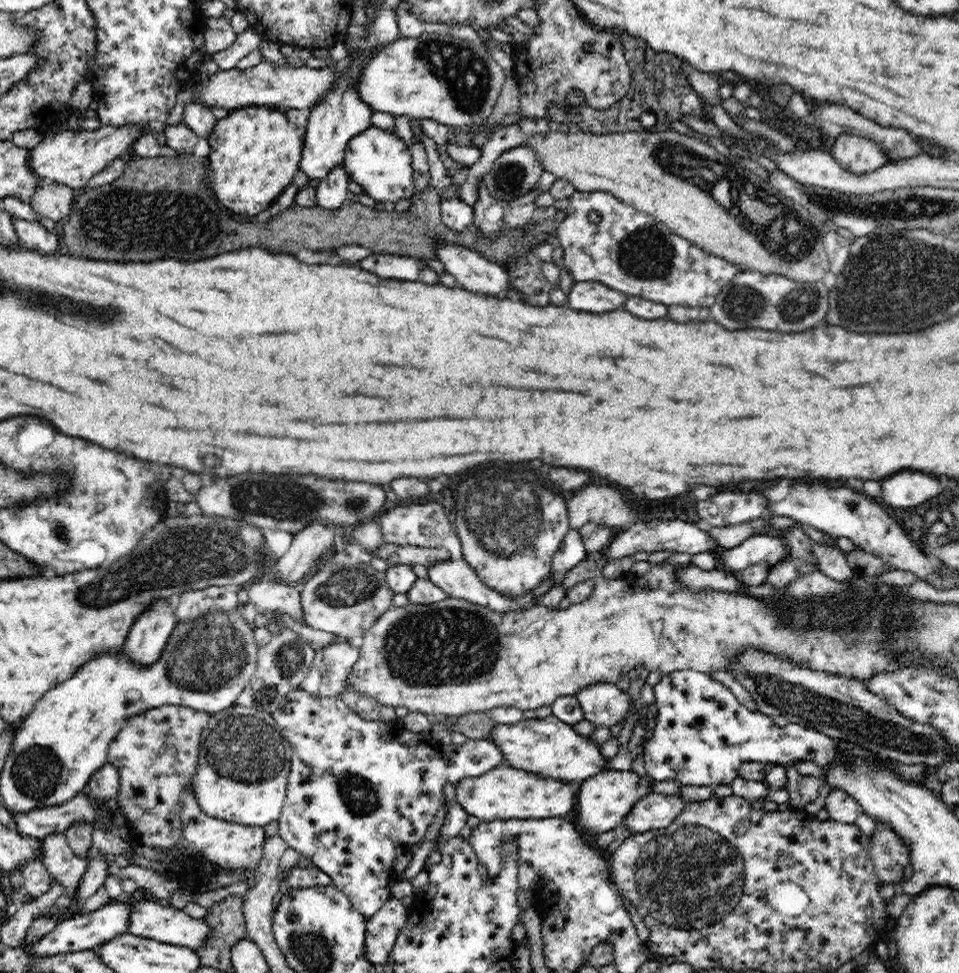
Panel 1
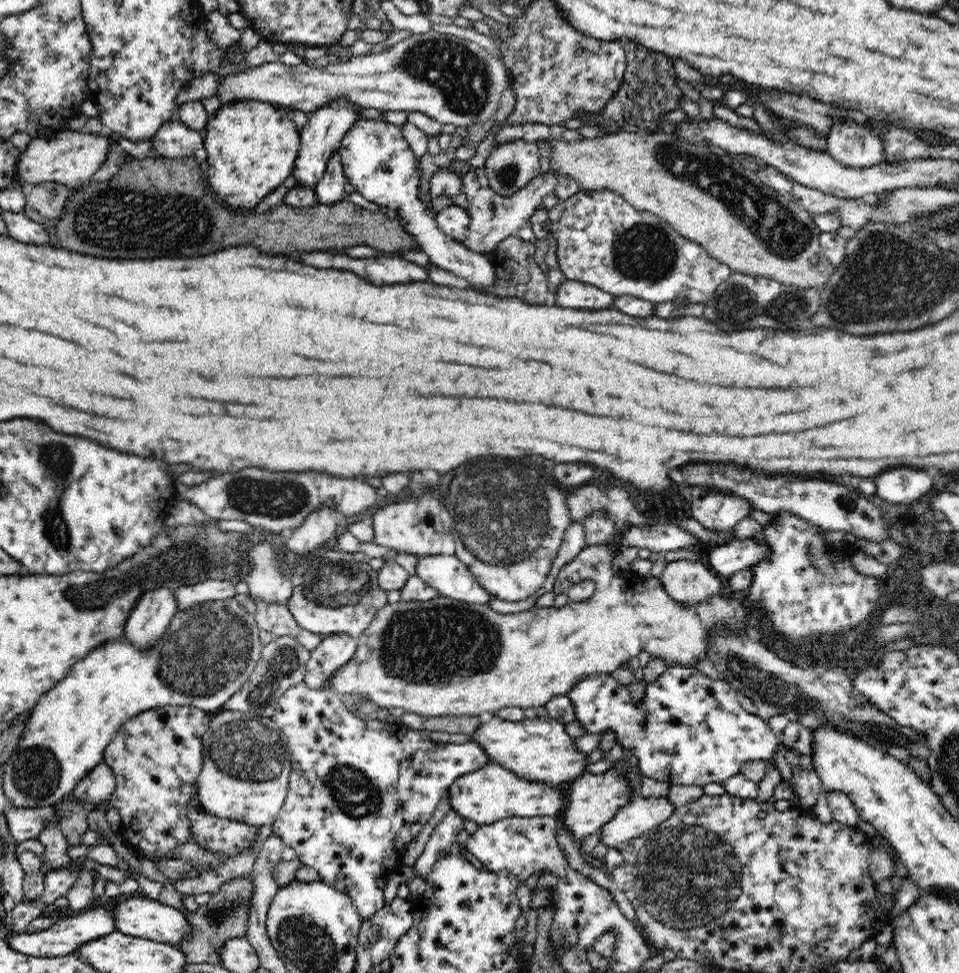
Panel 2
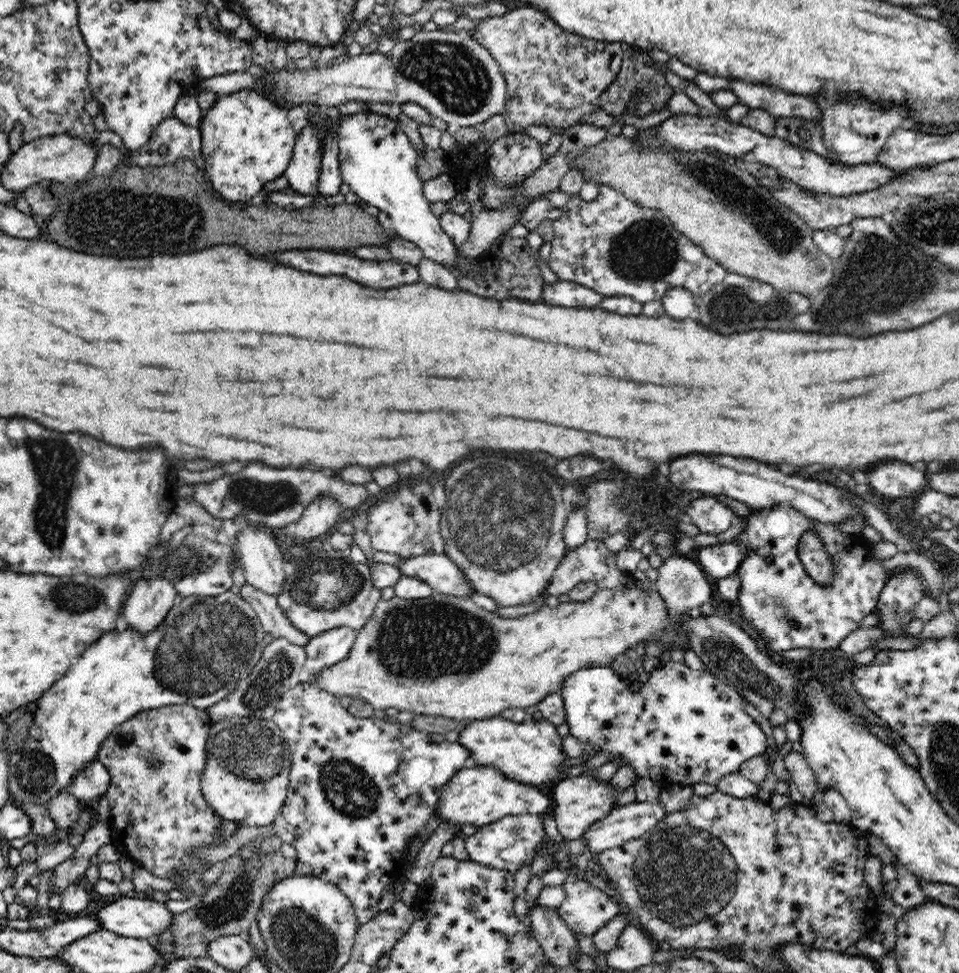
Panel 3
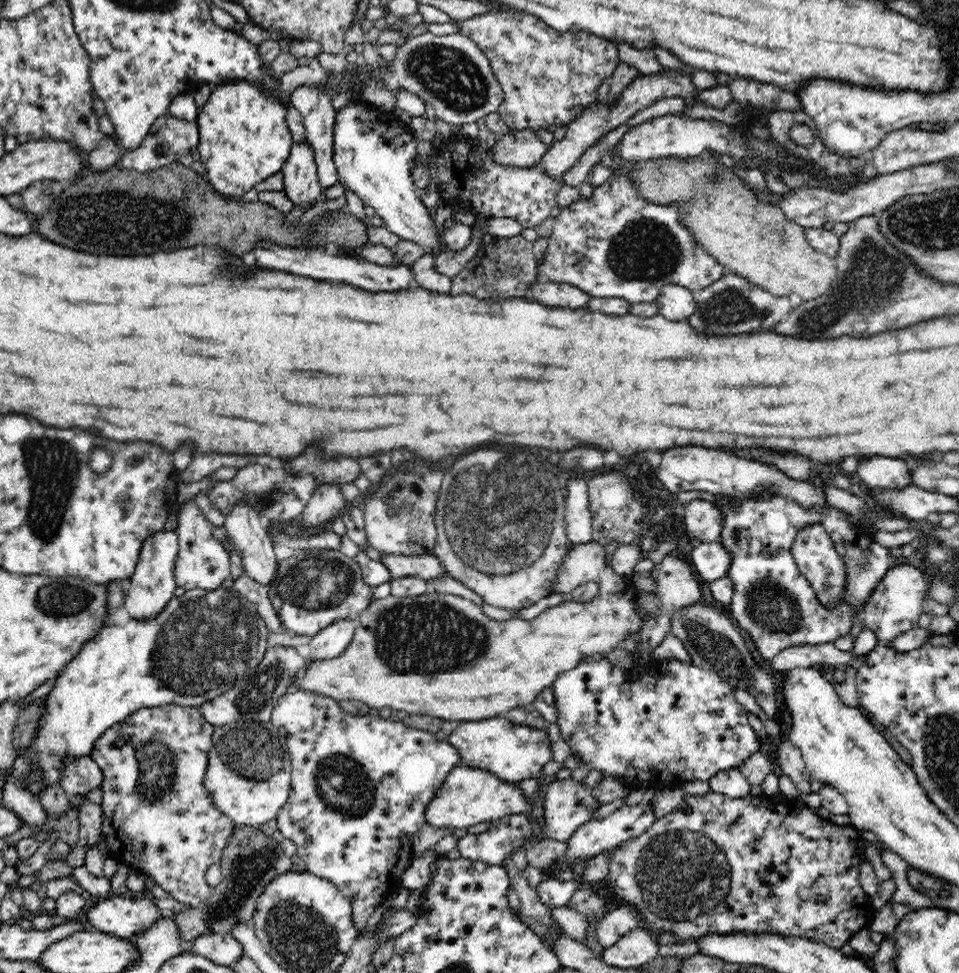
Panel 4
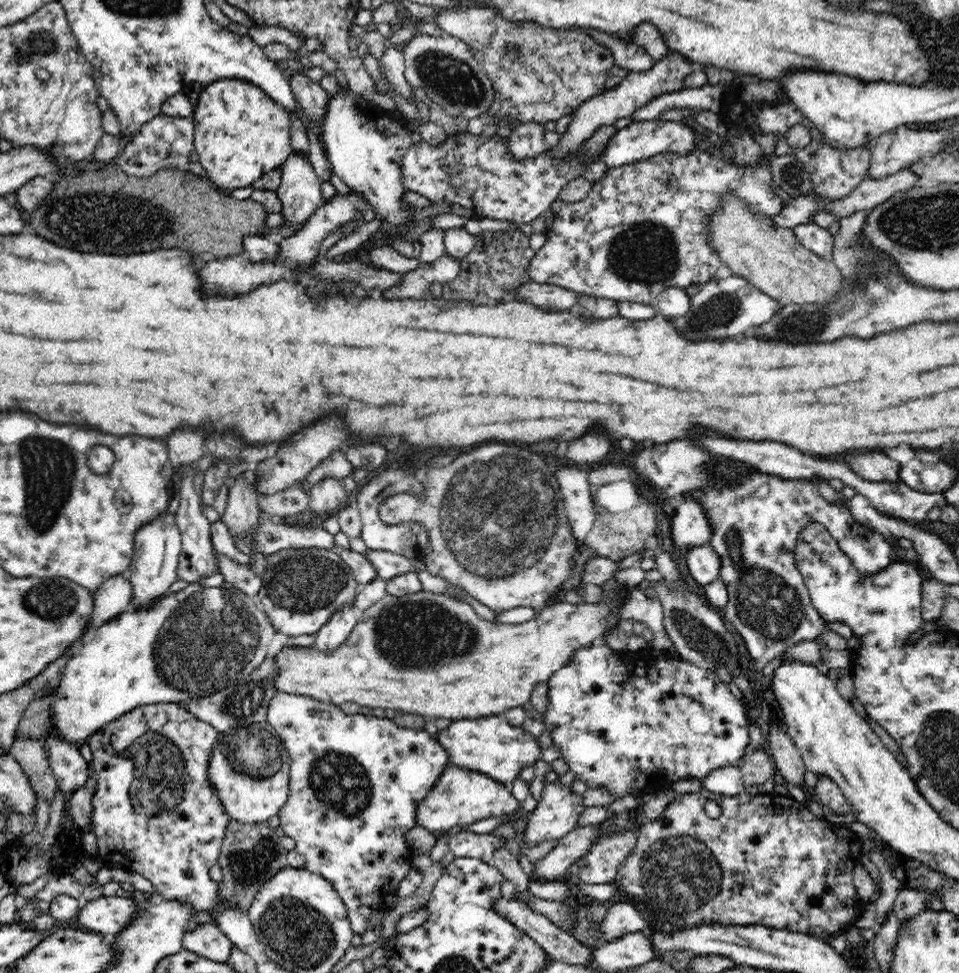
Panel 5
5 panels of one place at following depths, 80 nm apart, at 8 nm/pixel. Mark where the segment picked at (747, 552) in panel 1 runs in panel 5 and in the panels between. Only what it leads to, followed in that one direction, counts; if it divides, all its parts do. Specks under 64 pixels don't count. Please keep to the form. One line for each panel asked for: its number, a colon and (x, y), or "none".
2: (725, 560)
3: (718, 561)
4: (710, 560)
5: (703, 563)

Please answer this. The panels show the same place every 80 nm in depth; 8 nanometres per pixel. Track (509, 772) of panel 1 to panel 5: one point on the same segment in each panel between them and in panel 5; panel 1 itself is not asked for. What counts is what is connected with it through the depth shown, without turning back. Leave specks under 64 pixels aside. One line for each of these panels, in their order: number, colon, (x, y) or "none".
2: (492, 793)
3: (475, 795)
4: (467, 796)
5: (461, 797)

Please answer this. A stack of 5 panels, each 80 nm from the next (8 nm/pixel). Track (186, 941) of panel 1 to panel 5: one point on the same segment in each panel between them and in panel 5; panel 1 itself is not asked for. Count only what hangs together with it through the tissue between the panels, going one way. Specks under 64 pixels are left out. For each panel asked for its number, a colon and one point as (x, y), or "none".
2: (147, 918)
3: (132, 917)
4: (123, 917)
5: (108, 914)

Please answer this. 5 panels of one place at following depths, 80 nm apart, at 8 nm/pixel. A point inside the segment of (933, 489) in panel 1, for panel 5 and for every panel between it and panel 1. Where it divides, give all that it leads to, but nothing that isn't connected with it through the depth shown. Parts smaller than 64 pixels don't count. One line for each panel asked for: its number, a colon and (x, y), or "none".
2: (900, 485)
3: (894, 479)
4: (883, 473)
5: (874, 467)

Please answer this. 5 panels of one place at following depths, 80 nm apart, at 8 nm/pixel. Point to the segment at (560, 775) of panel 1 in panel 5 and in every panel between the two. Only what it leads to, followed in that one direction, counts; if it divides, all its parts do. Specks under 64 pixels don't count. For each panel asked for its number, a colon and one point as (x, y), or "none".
2: (539, 750)
3: (530, 751)
4: (513, 752)
5: (491, 746)

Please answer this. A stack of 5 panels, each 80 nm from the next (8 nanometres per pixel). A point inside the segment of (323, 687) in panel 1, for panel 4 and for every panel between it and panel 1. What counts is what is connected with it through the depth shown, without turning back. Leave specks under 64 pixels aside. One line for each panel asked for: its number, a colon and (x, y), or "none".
2: (336, 650)
3: (332, 646)
4: (329, 643)

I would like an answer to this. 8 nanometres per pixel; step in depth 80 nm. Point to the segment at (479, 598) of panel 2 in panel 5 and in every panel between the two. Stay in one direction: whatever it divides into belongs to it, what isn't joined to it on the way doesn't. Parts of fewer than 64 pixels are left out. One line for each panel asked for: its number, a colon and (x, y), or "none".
3: (437, 570)
4: (427, 566)
5: (386, 564)

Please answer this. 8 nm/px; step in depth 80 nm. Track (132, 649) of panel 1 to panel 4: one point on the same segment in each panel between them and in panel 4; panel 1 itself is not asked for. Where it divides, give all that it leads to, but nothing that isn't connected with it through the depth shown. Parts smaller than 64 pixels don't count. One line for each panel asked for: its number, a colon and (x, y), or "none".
2: (148, 620)
3: (147, 604)
4: (152, 584)

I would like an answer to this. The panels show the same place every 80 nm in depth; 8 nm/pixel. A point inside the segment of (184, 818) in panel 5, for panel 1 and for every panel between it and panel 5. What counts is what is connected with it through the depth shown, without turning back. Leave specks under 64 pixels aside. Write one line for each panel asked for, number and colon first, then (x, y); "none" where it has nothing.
1: (156, 752)
2: (156, 757)
3: (156, 759)
4: (157, 818)

